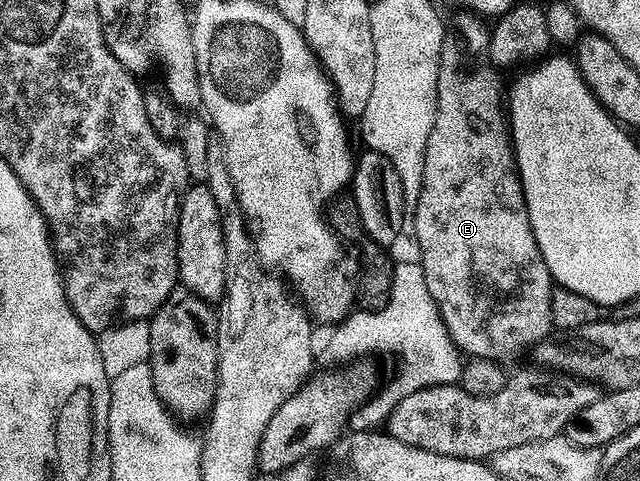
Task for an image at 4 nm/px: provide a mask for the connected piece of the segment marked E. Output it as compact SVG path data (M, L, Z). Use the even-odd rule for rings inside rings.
M478 19L462 21L455 29L447 32L446 41L442 45L440 55L440 71L438 72L438 106L436 119L432 127L432 135L428 135L428 147L424 155L424 179L420 187L420 195L416 203L416 239L420 239L421 267L424 279L427 280L428 291L435 300L443 325L451 337L452 343L459 353L467 358L479 357L489 361L507 363L522 356L526 351L535 346L537 348L553 332L551 299L554 294L554 280L540 255L536 235L532 231L532 223L528 219L528 207L524 199L522 181L518 178L518 164L514 162L514 142L510 139L510 126L508 113L504 108L504 81L498 78L499 70L491 64L489 55L491 30L482 25Z

